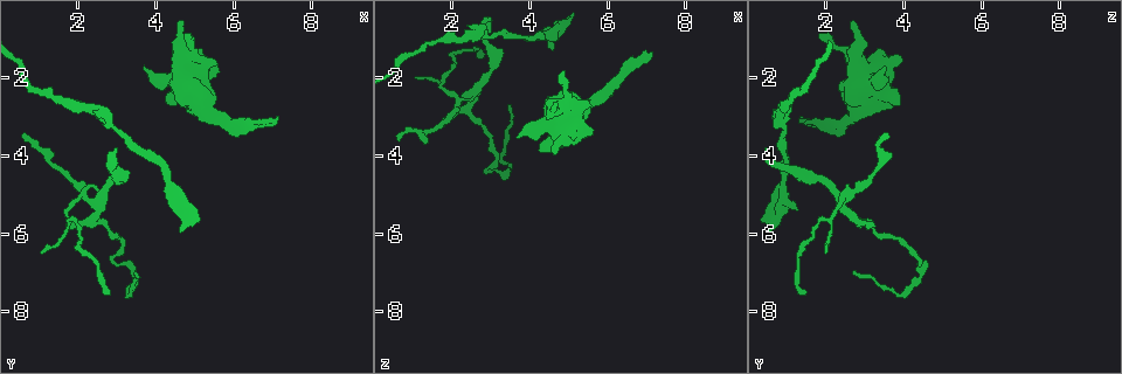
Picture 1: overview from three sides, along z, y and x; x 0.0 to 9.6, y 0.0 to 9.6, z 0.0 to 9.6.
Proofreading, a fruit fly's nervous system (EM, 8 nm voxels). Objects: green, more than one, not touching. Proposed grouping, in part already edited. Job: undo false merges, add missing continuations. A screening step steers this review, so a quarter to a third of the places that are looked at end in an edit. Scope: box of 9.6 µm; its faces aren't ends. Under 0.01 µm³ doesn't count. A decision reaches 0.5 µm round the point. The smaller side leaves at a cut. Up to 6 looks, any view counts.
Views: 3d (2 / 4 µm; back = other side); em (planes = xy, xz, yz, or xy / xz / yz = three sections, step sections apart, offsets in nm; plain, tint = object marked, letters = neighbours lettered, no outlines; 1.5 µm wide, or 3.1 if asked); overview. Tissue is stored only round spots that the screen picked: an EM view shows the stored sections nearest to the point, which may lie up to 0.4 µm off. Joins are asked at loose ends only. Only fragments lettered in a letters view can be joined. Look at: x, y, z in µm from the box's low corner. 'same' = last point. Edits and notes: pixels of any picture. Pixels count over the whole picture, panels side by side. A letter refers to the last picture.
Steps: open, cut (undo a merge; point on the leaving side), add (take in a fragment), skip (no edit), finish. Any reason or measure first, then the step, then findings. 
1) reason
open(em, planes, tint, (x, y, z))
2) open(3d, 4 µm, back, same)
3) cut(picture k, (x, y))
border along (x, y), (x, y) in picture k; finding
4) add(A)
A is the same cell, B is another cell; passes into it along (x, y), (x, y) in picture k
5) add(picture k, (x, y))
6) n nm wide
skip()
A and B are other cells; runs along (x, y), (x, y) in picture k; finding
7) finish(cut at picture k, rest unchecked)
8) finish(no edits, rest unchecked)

calibre changes
open(3d, 4 µm, (4.80, 5.70, 0.65))

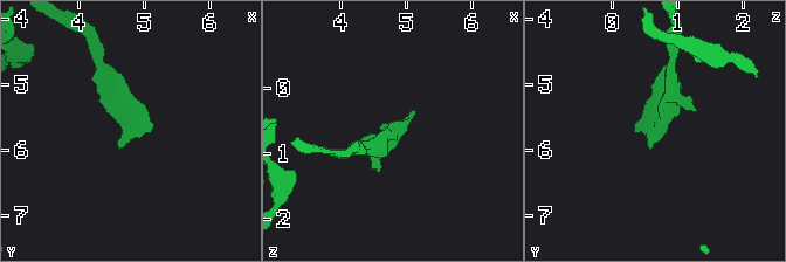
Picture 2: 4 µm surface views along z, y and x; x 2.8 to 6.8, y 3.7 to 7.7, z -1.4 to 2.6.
open(em, yz, step 4, tint, (4.85, 5.60, 0.70))

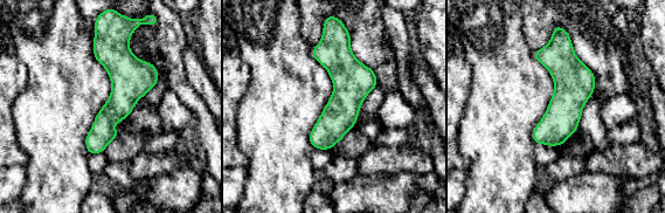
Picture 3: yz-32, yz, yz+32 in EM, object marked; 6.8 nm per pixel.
another direction
open(em, planes, letters, same)

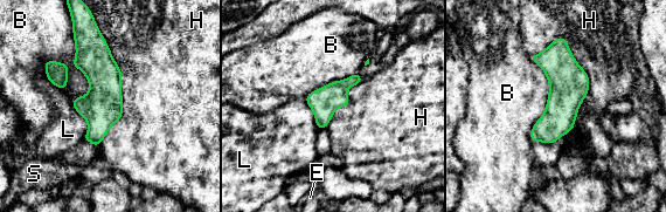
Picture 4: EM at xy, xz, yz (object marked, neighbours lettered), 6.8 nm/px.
200 nm wide
skip()
B, E, H, L and S are other cells; border along (561, 35), (533, 143) in picture 4; one neuron here

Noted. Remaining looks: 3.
an open end
open(em, xz, step 4, tint, (5.20, 1.20, 3.45))

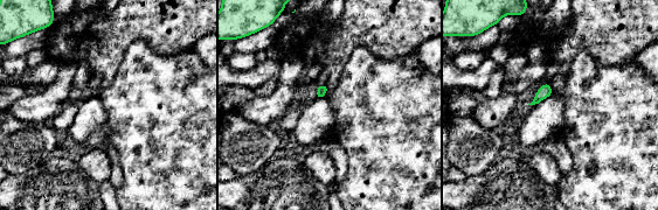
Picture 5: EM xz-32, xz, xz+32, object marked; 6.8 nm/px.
open(em, xz, step 4, letters, same)

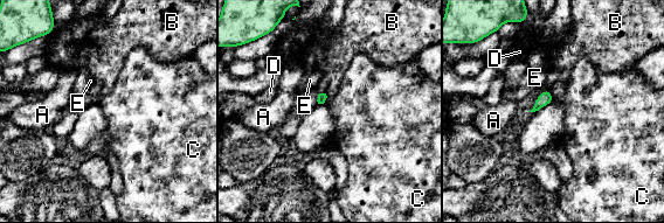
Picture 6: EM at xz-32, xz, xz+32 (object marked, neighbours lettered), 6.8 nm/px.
skip()
A, B, C, D and E are other cells; border along (327, 97), (323, 103) in picture 6; no lettered fragment goes on from it

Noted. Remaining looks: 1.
finish(no edits, rest unchecked)

